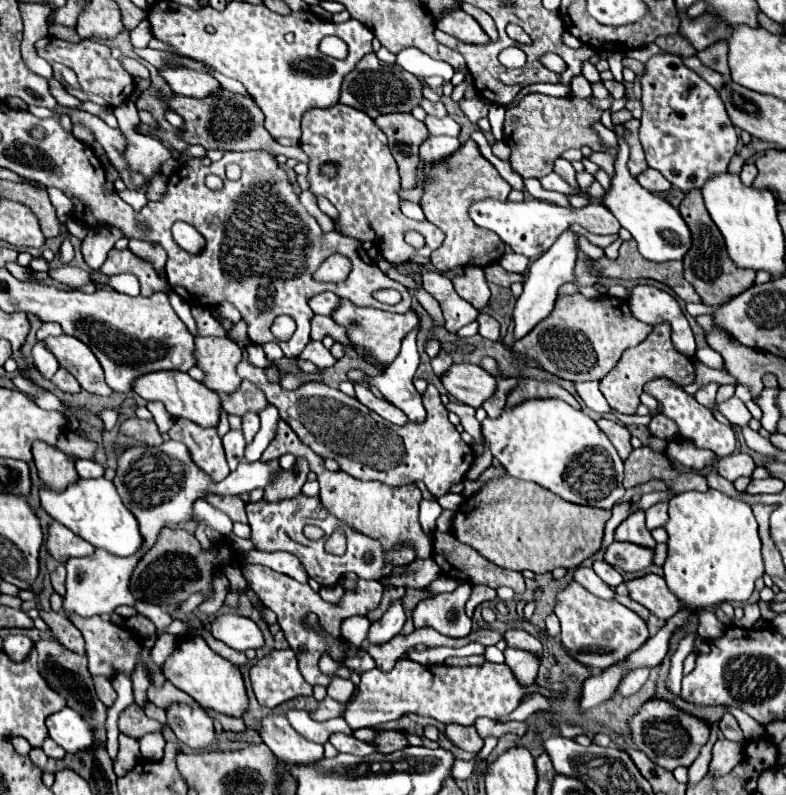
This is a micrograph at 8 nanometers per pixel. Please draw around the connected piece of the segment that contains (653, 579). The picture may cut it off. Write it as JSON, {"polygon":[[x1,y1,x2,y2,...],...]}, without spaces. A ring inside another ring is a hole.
{"polygon":[[649,573,645,577,625,581,625,585,629,589,629,597,647,607,659,619,669,619,681,607,661,575]]}

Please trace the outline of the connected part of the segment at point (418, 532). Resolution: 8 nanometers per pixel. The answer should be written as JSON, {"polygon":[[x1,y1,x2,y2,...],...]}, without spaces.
{"polygon":[[281,421,279,429,277,429,277,437,265,449,265,455,261,457,261,461,279,459,285,453,307,459,309,469,317,475,317,481,321,485,319,499,321,499,323,507,329,511,329,515,333,515,341,523,361,531,363,535,379,541,385,551,391,551,399,545,413,545,413,549,417,553,417,559,429,559,431,557,433,543,423,533,423,529,419,525,419,519,417,519,421,491,415,483,413,485,403,485,403,487,387,487,387,485,377,483,377,481,359,481,359,479,355,479,355,477,351,477,343,471,327,471,323,467,323,459,319,455,315,455,307,445,303,445,299,441,299,437,293,433,293,429,285,421]]}

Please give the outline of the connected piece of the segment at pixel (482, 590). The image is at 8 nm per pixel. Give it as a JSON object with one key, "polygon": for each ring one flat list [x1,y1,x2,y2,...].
{"polygon":[[475,585,475,587,473,587,473,593,471,593,469,601,467,601,467,615,471,617,471,615,473,615,473,609,475,609,479,603,483,603,483,601,493,601,493,599,497,599,497,591,495,591,495,589,489,589,489,587,483,587,483,585]]}

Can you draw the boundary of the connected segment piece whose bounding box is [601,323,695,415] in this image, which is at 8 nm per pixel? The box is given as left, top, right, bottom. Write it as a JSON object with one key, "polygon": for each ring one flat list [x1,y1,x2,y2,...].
{"polygon":[[667,323,655,325,645,341,641,341,637,347,631,347,629,351,625,351,625,355,619,359,619,363,613,367,613,371,609,371,601,379,601,393,605,395,609,407,617,409,619,413,635,415,639,397,643,393,643,383,651,381,651,379,659,379,659,377,679,381,679,385,689,385,695,379,693,359,675,351,675,347,671,343,671,327]]}

